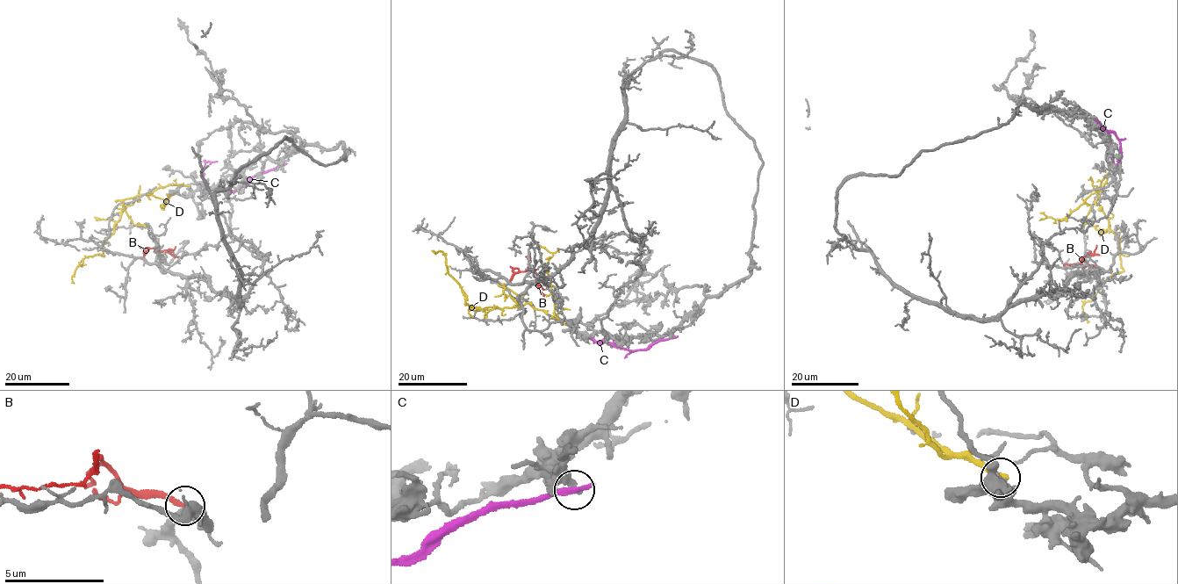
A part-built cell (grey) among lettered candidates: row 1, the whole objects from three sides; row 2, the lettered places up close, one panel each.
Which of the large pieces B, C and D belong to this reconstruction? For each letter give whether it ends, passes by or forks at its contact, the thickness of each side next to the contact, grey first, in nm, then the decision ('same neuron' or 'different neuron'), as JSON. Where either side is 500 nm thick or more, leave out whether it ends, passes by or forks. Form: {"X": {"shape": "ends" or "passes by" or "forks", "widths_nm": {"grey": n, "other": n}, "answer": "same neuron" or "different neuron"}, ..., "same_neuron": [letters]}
{"B": {"shape": "ends", "widths_nm": {"grey": 440, "other": 260}, "answer": "different neuron"}, "C": {"shape": "ends", "widths_nm": {"grey": 480, "other": 380}, "answer": "different neuron"}, "D": {"shape": "ends", "widths_nm": {"grey": 190, "other": 280}, "answer": "different neuron"}, "same_neuron": []}

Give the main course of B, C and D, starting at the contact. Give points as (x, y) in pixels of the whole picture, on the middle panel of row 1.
B: (508, 282), (519, 271), (533, 270), (544, 299)
C: (674, 337), (632, 350), (606, 342), (599, 342), (586, 335), (595, 342), (607, 336)
D: (572, 328), (526, 303), (490, 310), (464, 304), (464, 293), (448, 274), (446, 257), (439, 250), (434, 253)

